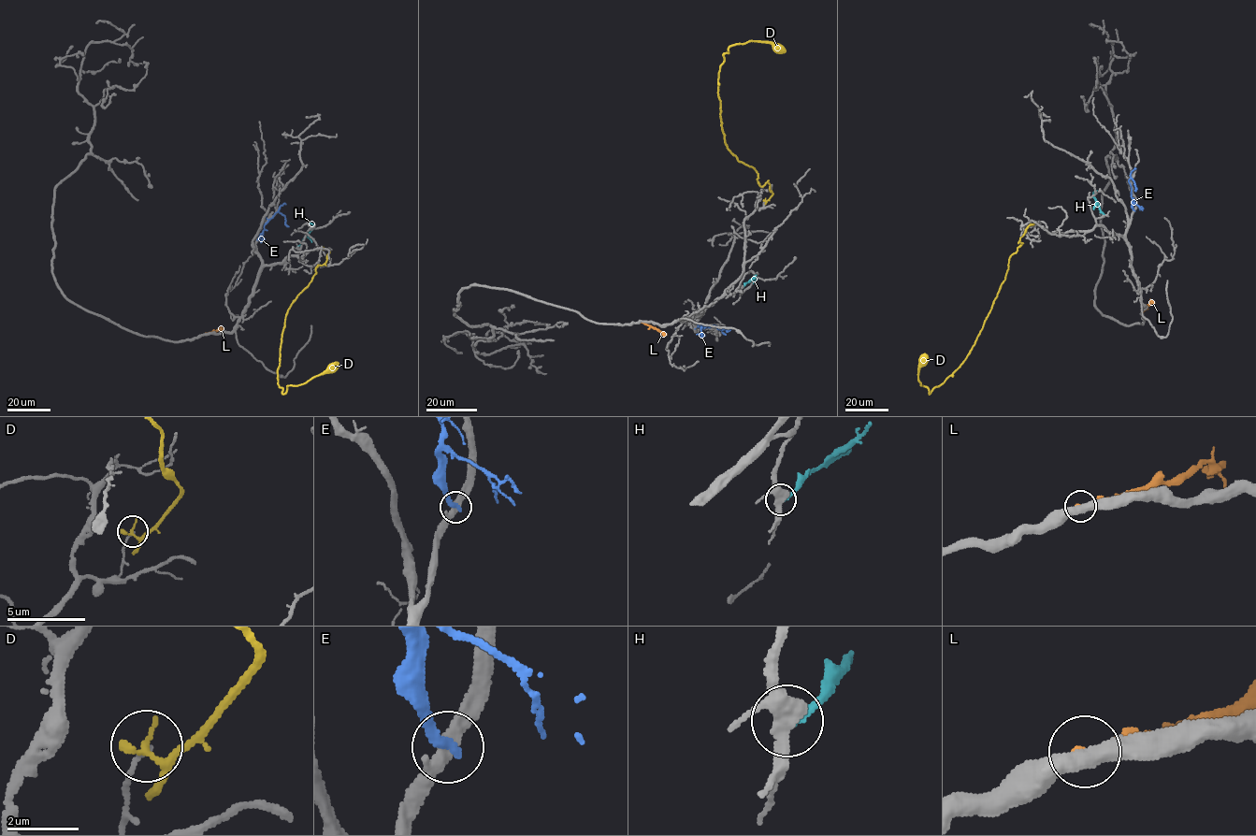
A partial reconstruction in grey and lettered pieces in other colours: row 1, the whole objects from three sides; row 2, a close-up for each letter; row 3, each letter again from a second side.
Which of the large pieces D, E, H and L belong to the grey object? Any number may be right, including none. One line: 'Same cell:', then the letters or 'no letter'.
Same cell: no letter

